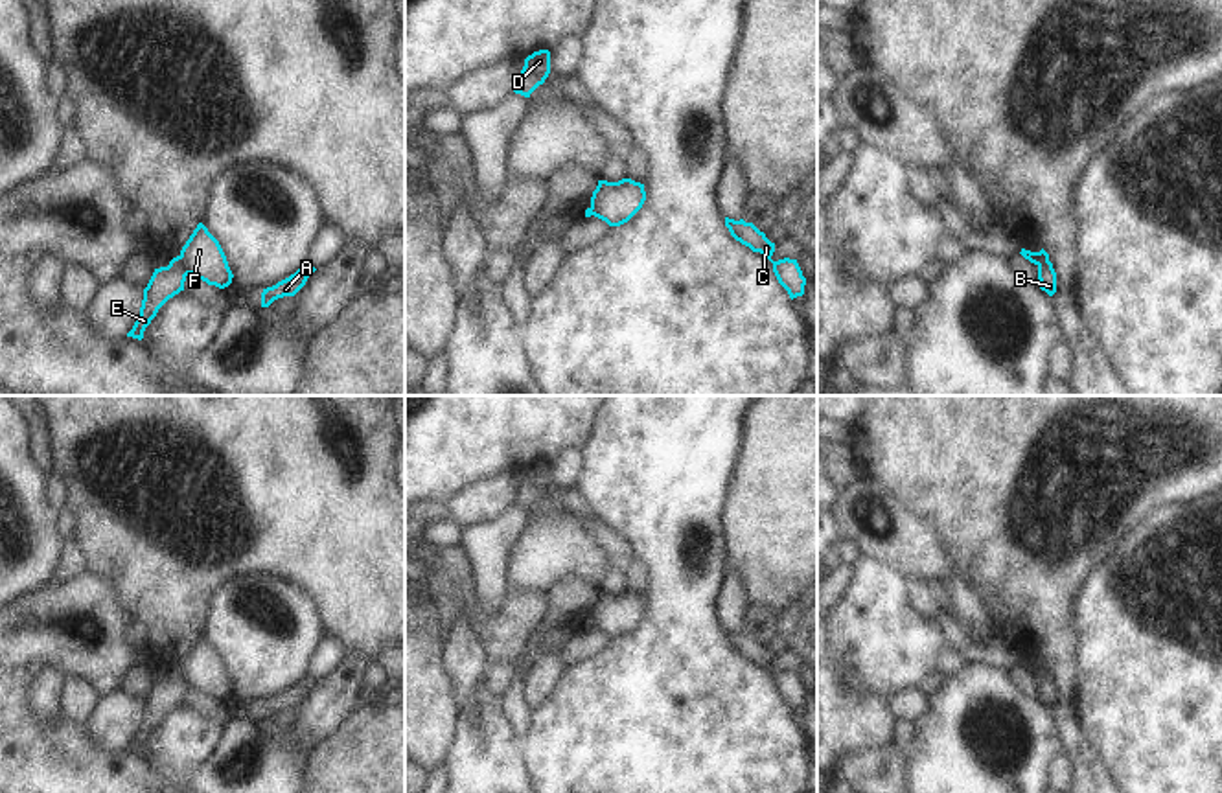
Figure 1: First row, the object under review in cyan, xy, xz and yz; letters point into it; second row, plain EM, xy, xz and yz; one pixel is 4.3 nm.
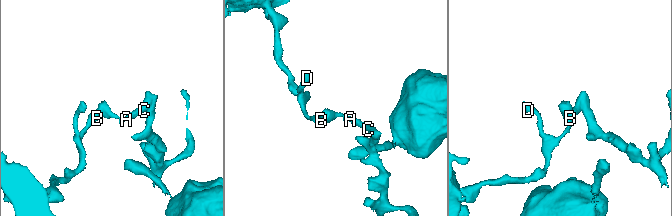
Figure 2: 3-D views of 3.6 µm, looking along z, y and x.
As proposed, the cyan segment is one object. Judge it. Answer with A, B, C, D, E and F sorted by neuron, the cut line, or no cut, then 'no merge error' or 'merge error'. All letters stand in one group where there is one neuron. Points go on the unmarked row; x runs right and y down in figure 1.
groups A C F / B D E; cut xy (177, 668), (188, 685); merge error

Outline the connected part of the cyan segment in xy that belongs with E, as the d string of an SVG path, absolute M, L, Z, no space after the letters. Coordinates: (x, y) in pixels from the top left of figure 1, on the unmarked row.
M173 670L167 679L155 681L147 699L144 701L144 712L140 719L138 732L127 749L144 751L145 740L156 729L158 721L175 707L184 703L186 681L180 670Z

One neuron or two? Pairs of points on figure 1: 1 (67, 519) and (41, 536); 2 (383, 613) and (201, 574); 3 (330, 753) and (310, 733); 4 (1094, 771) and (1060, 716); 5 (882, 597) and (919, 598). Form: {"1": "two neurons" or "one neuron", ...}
{"1": "two neurons", "2": "one neuron", "3": "two neurons", "4": "one neuron", "5": "two neurons"}

